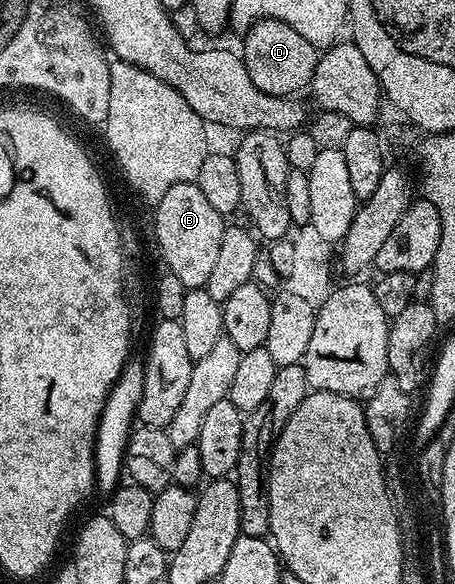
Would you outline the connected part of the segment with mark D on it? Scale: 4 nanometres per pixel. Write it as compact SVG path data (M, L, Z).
M265 17L254 22L249 29L245 30L240 48L240 56L244 67L248 67L248 79L260 87L268 95L277 97L293 97L309 90L312 75L316 75L316 63L320 51L300 31L288 27L280 19Z

